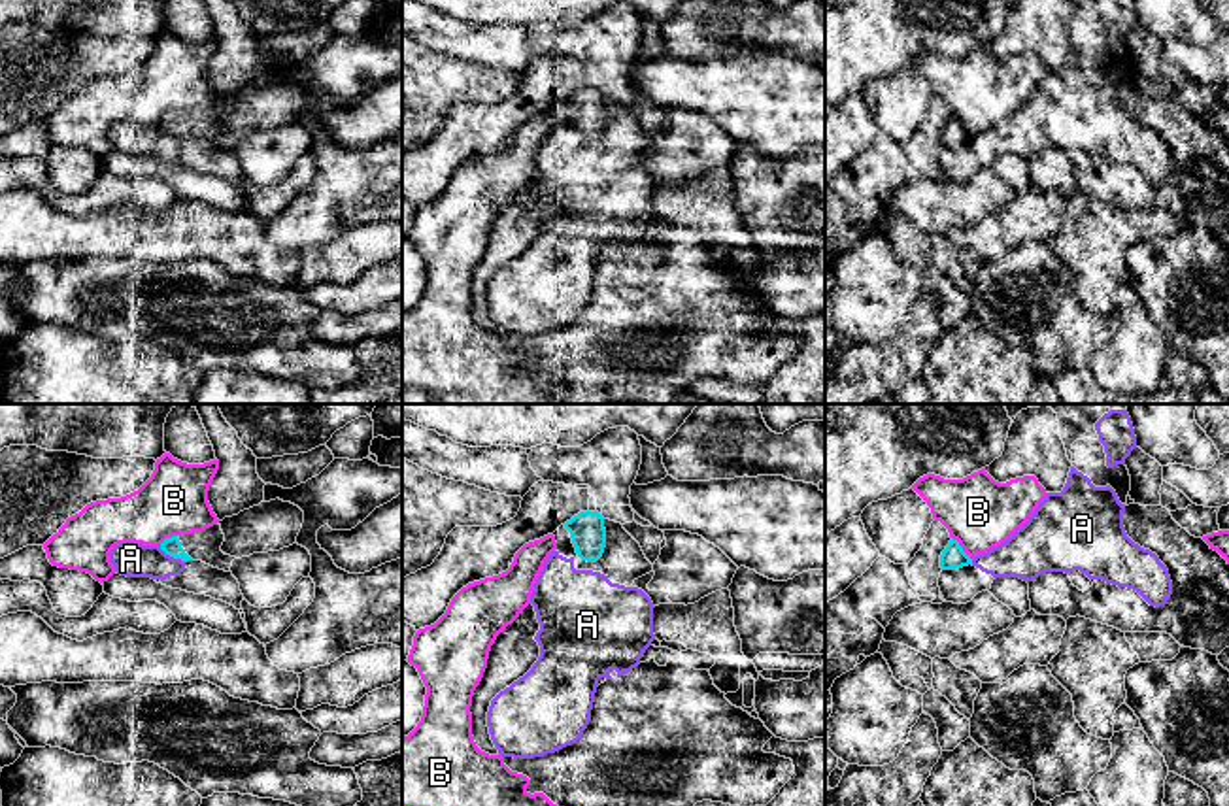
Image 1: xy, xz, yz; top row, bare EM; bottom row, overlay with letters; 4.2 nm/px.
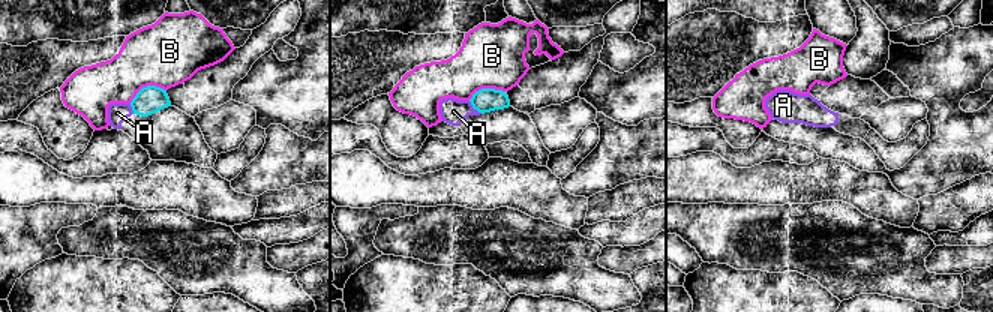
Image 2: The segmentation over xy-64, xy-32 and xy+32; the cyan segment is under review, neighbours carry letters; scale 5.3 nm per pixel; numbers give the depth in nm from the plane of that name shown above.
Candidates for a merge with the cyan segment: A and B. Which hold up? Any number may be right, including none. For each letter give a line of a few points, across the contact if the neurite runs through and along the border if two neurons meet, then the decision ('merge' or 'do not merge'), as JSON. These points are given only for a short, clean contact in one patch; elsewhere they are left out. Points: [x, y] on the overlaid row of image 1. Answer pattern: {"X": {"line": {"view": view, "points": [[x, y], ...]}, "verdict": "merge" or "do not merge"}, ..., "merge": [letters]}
{"A": {"verdict": "do not merge"}, "B": {"verdict": "do not merge"}, "merge": []}

